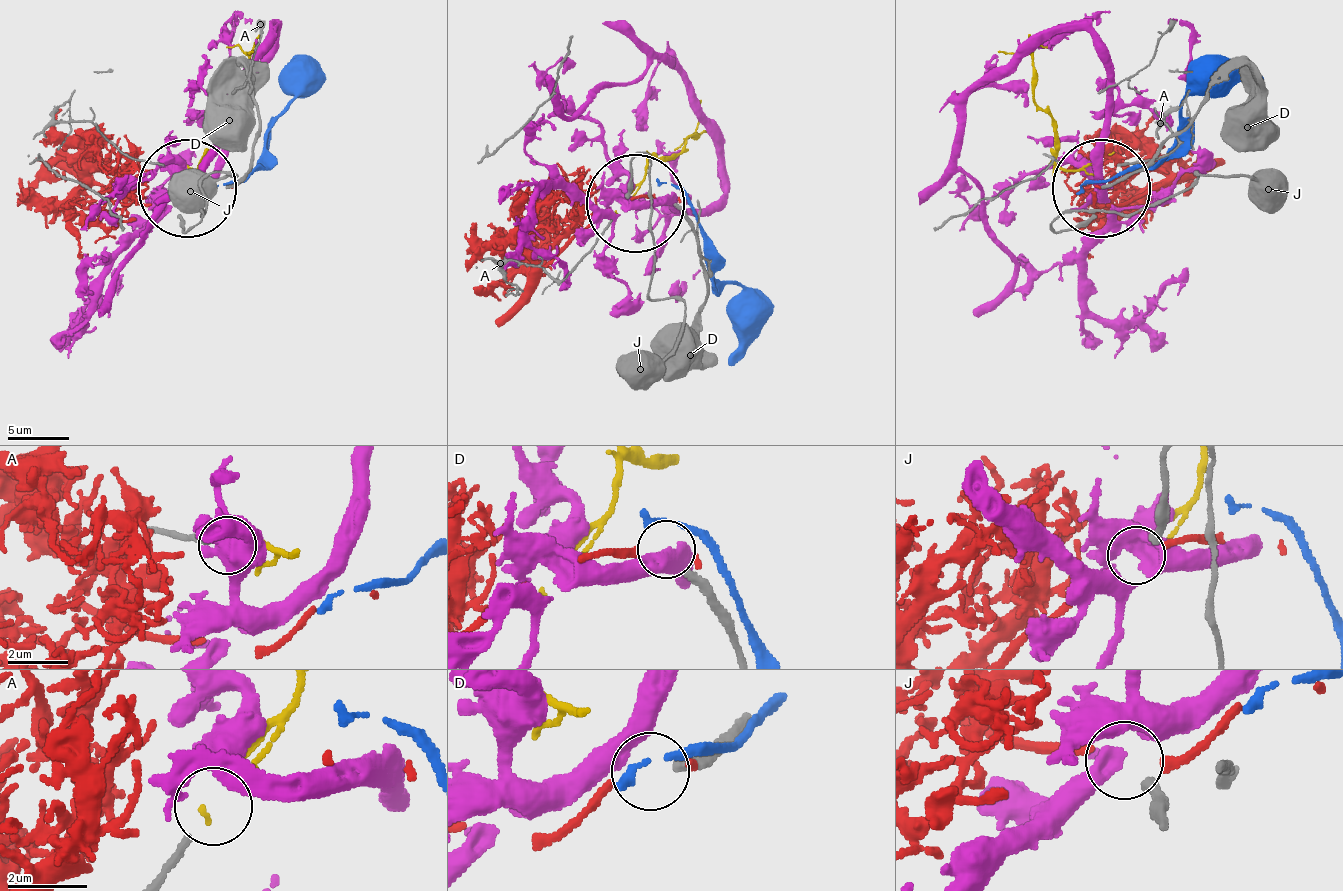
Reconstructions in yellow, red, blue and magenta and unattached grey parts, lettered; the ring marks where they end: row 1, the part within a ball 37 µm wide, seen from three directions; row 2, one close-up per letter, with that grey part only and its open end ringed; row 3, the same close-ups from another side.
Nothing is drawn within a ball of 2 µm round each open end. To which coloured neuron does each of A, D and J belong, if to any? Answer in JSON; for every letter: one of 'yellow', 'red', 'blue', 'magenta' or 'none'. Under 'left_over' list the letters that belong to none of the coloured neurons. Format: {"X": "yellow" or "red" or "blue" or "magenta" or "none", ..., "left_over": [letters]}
{"A": "yellow", "D": "red", "J": "none", "left_over": ["J"]}

